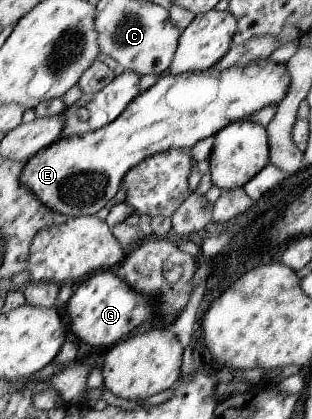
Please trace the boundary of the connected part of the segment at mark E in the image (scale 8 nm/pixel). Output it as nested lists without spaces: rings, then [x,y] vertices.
[[[260,58],[256,62],[248,62],[244,66],[234,65],[224,70],[212,67],[199,73],[161,75],[155,84],[138,93],[106,126],[89,133],[56,139],[50,146],[38,150],[25,161],[24,168],[20,170],[20,186],[30,190],[52,212],[66,217],[94,215],[118,192],[124,174],[132,166],[158,152],[176,148],[190,149],[195,142],[214,136],[227,124],[248,119],[251,114],[266,106],[276,106],[286,96],[289,84],[286,66],[276,64],[269,58]]]

